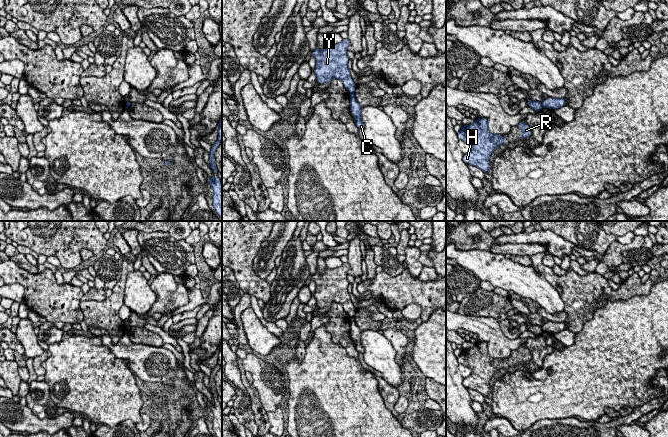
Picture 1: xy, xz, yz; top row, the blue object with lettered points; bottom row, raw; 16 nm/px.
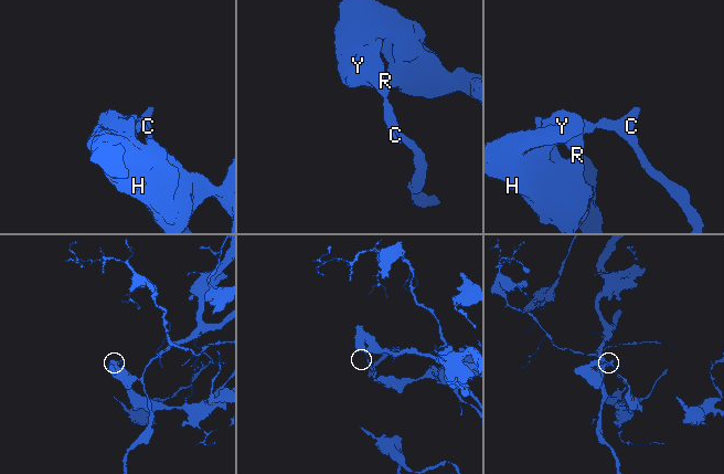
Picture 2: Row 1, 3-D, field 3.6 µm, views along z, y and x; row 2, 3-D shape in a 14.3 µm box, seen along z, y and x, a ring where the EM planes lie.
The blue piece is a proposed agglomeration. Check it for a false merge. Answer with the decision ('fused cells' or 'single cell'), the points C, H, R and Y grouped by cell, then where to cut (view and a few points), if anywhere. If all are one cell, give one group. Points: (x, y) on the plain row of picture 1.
fused cells | C / H R Y | yz (540, 327), (542, 330)

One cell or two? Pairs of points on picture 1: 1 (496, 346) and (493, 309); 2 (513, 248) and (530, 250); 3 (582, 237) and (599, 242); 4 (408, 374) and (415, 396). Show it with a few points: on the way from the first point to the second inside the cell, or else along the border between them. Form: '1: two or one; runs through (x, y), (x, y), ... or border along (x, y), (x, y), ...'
1: two; border along (471, 315), (490, 316), (496, 319)
2: one; runs through (517, 249), (526, 249)
3: one; runs through (586, 237), (593, 237), (595, 239)
4: one; runs through (413, 379), (413, 389), (415, 391)

